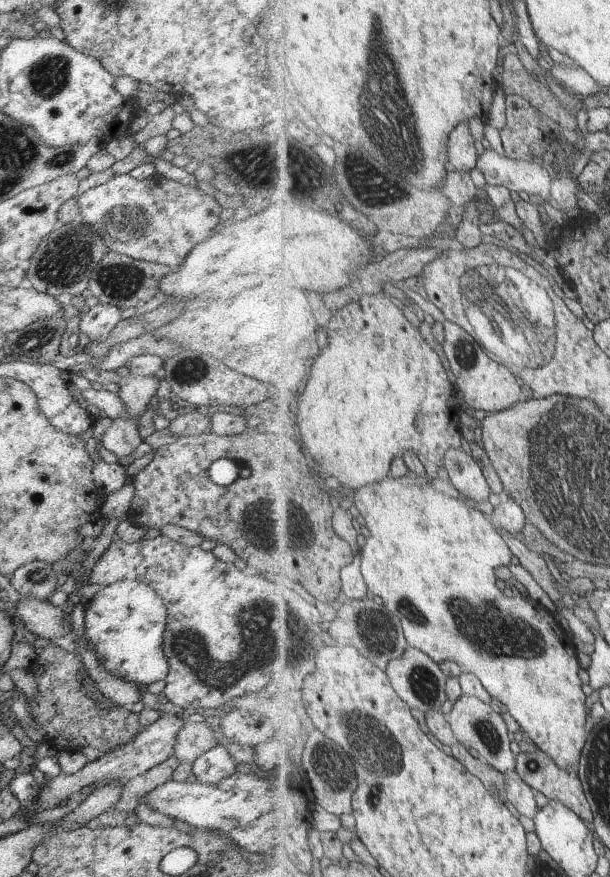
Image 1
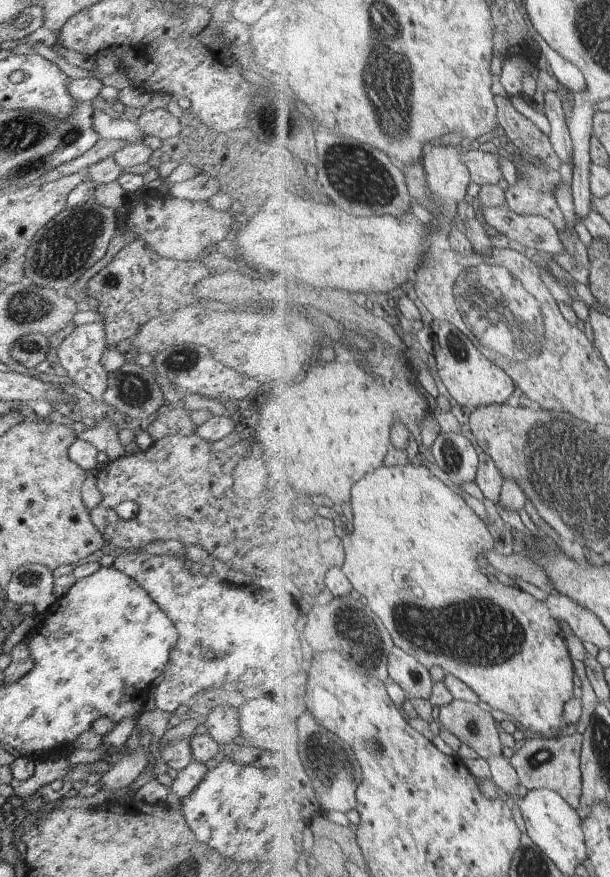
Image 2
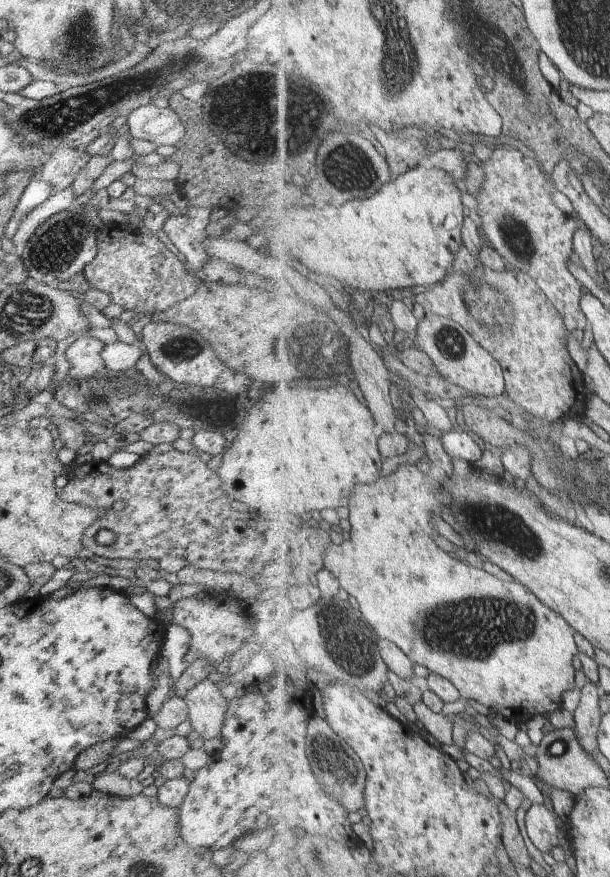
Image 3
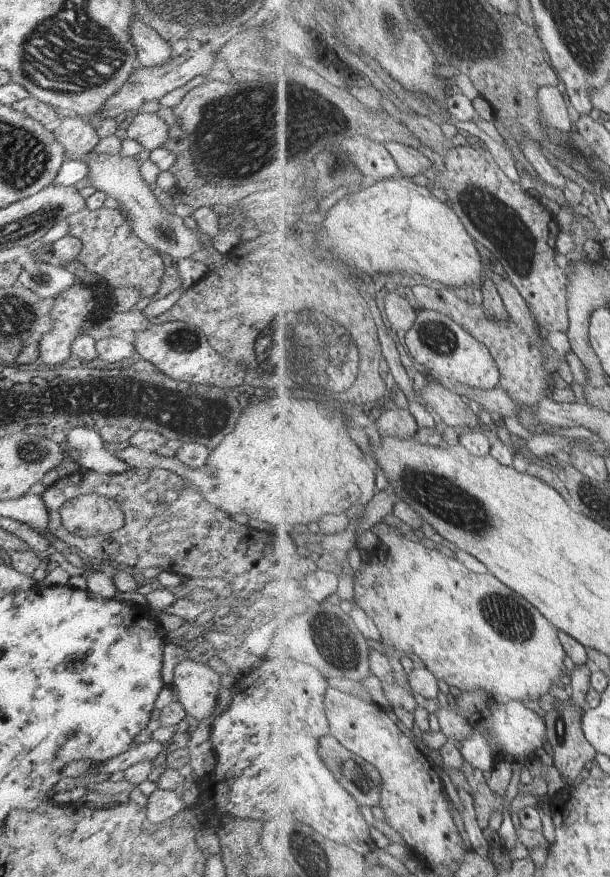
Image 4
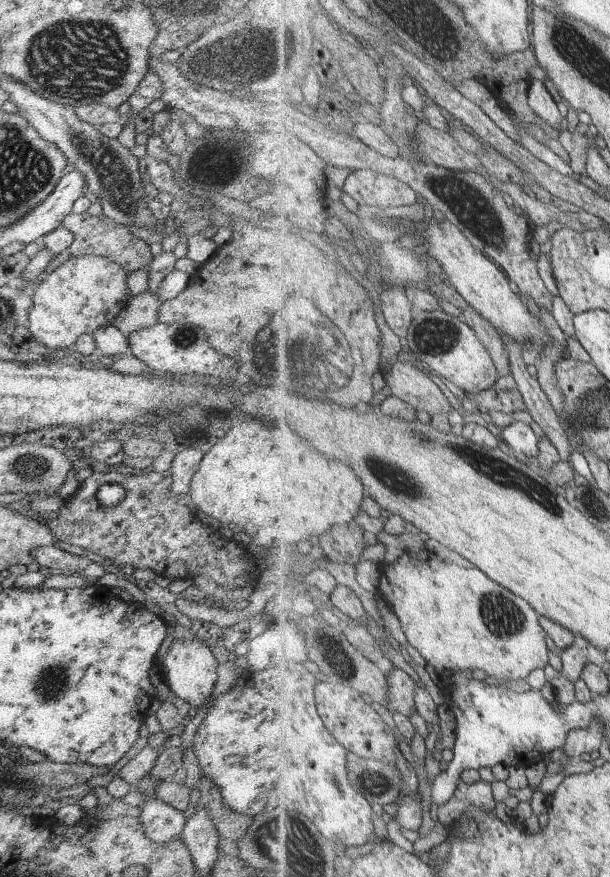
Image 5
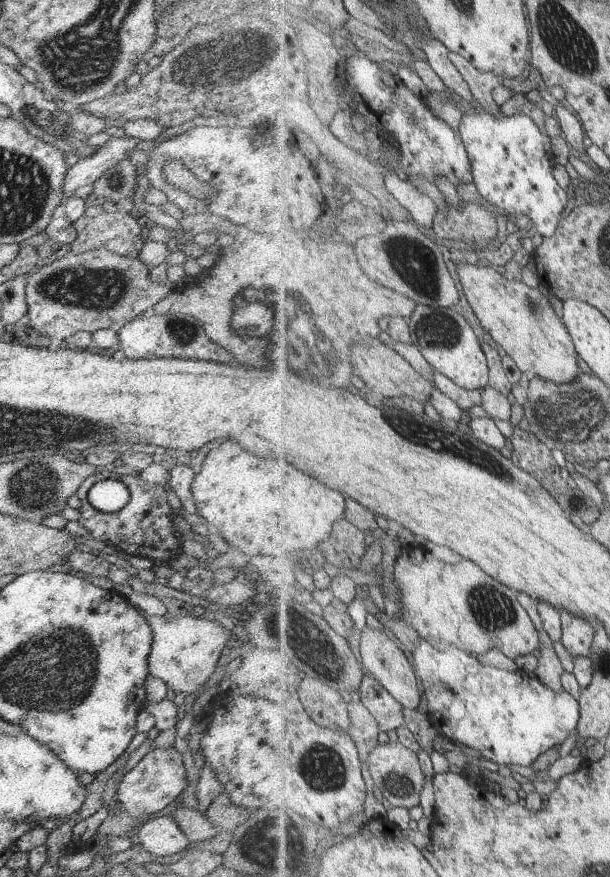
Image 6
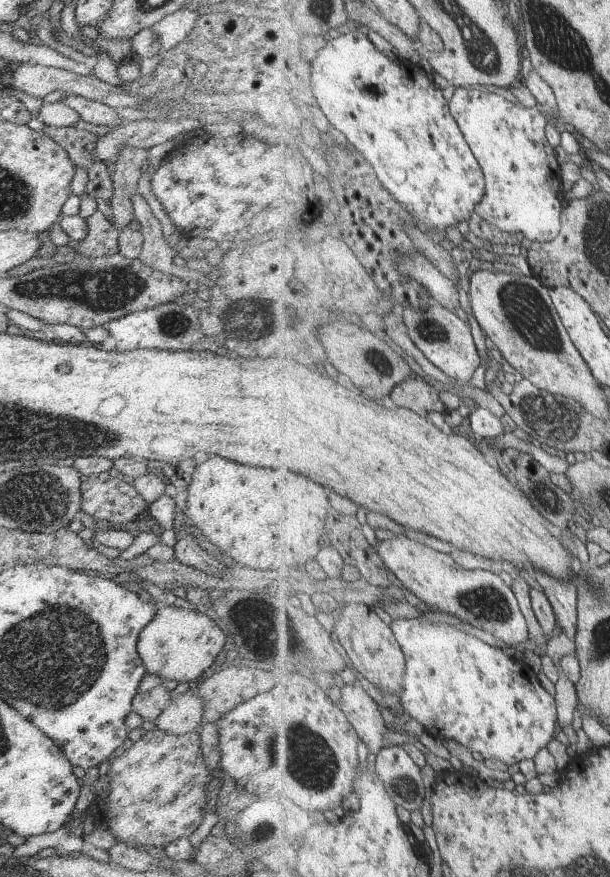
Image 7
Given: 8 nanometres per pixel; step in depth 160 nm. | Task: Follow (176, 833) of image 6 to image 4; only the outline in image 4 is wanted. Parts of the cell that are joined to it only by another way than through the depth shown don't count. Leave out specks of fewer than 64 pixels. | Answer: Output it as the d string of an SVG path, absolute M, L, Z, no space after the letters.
M158 788L148 795L145 804L145 816L153 824L163 824L169 818L182 815L185 806L180 792Z

